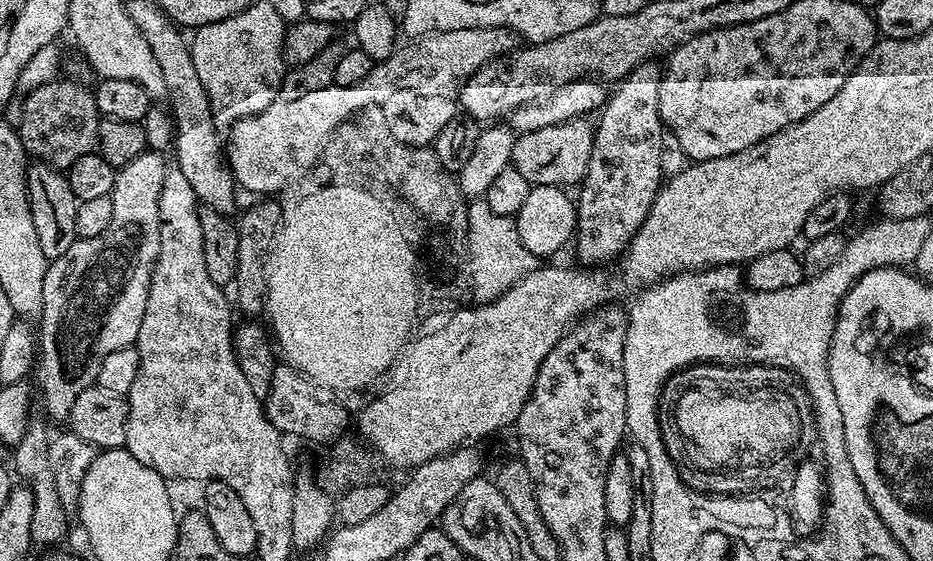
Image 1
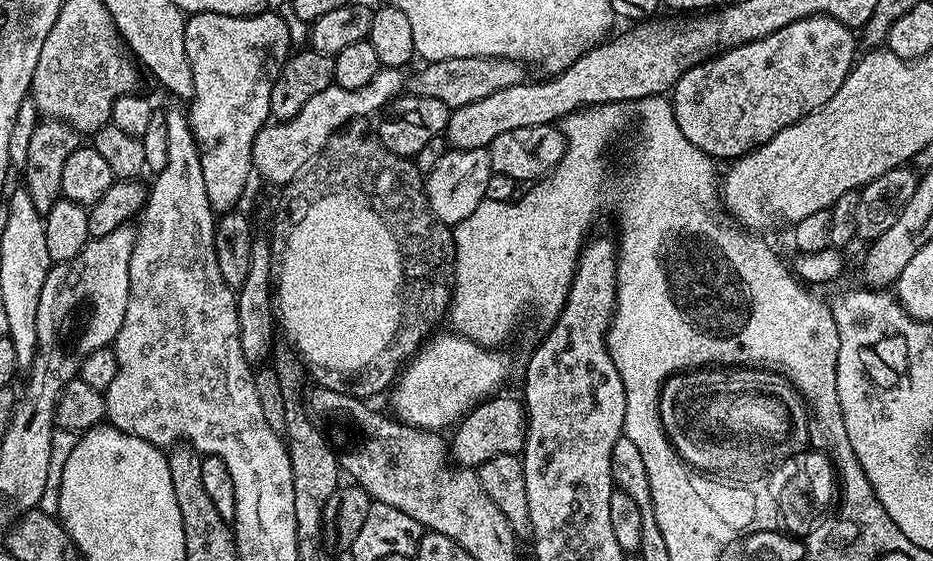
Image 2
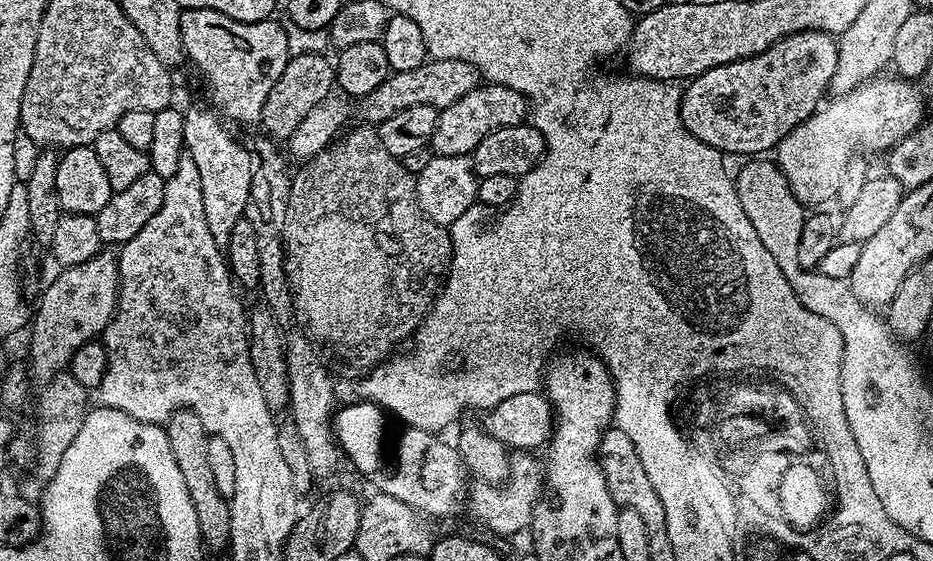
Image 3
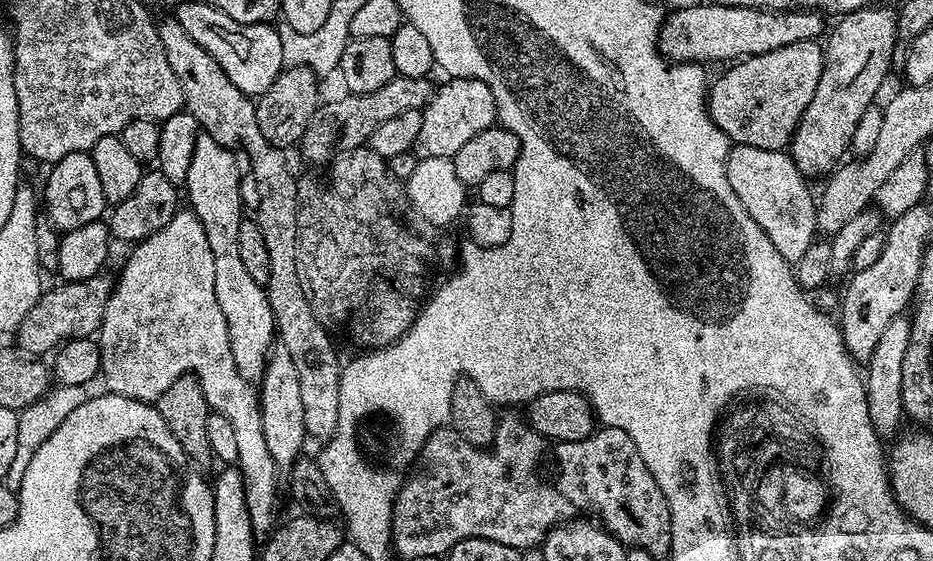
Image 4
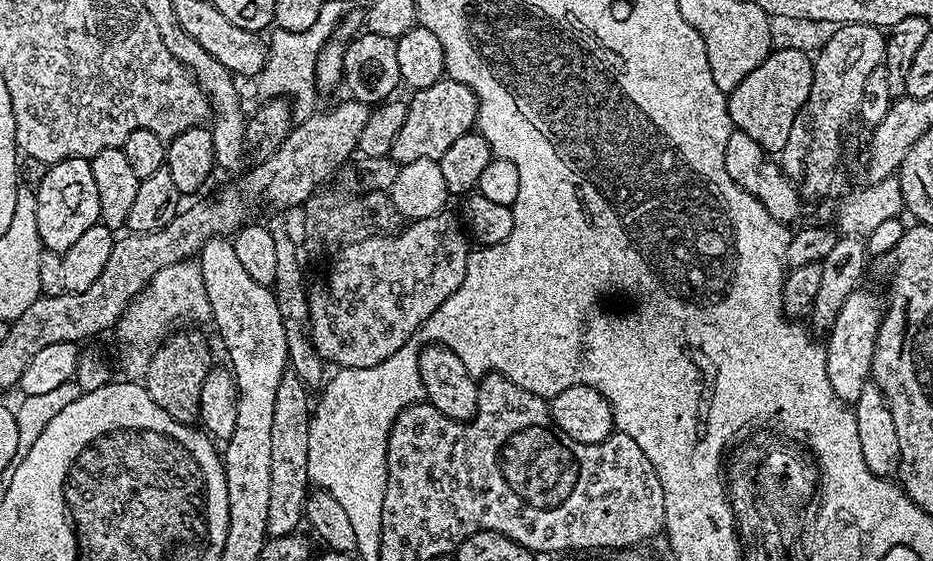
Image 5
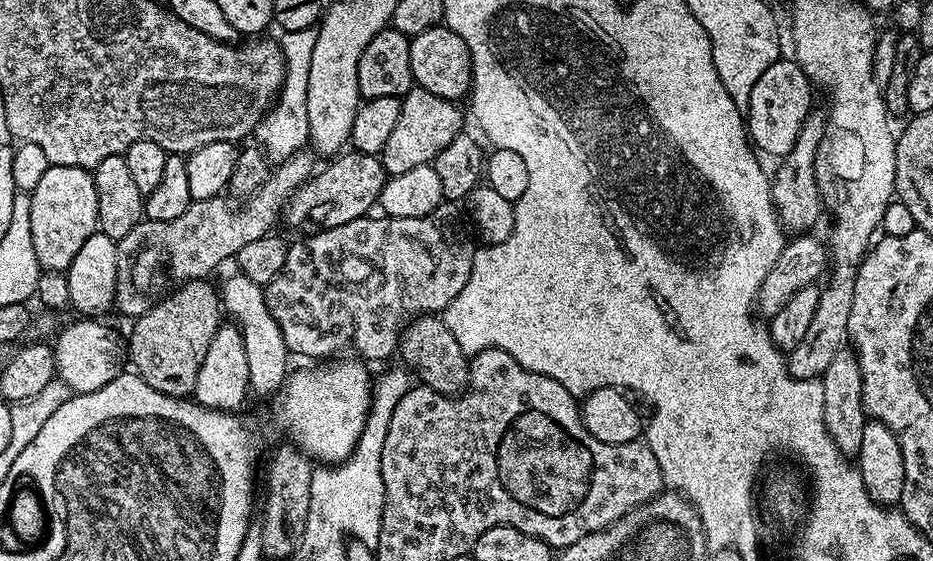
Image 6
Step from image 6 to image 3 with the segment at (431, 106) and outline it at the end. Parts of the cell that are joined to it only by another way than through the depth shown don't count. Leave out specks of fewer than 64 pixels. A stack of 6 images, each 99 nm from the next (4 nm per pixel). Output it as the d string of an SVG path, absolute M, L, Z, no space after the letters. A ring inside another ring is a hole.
M481 83L468 94L462 94L452 106L439 109L440 117L434 126L432 143L433 153L438 156L468 156L494 130L506 126L523 124L526 120L526 101L522 94L501 84Z

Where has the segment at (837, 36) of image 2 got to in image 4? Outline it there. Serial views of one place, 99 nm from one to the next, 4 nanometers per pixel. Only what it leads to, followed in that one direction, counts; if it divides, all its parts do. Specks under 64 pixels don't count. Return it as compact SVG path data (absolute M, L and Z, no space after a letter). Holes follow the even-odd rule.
M815 40L794 42L794 46L782 46L782 50L770 50L766 54L749 56L746 60L733 63L725 67L728 69L716 81L711 81L706 97L708 116L733 145L745 144L770 151L787 149L806 106L810 106L810 98L814 98L814 90L818 90L823 65L824 49Z

